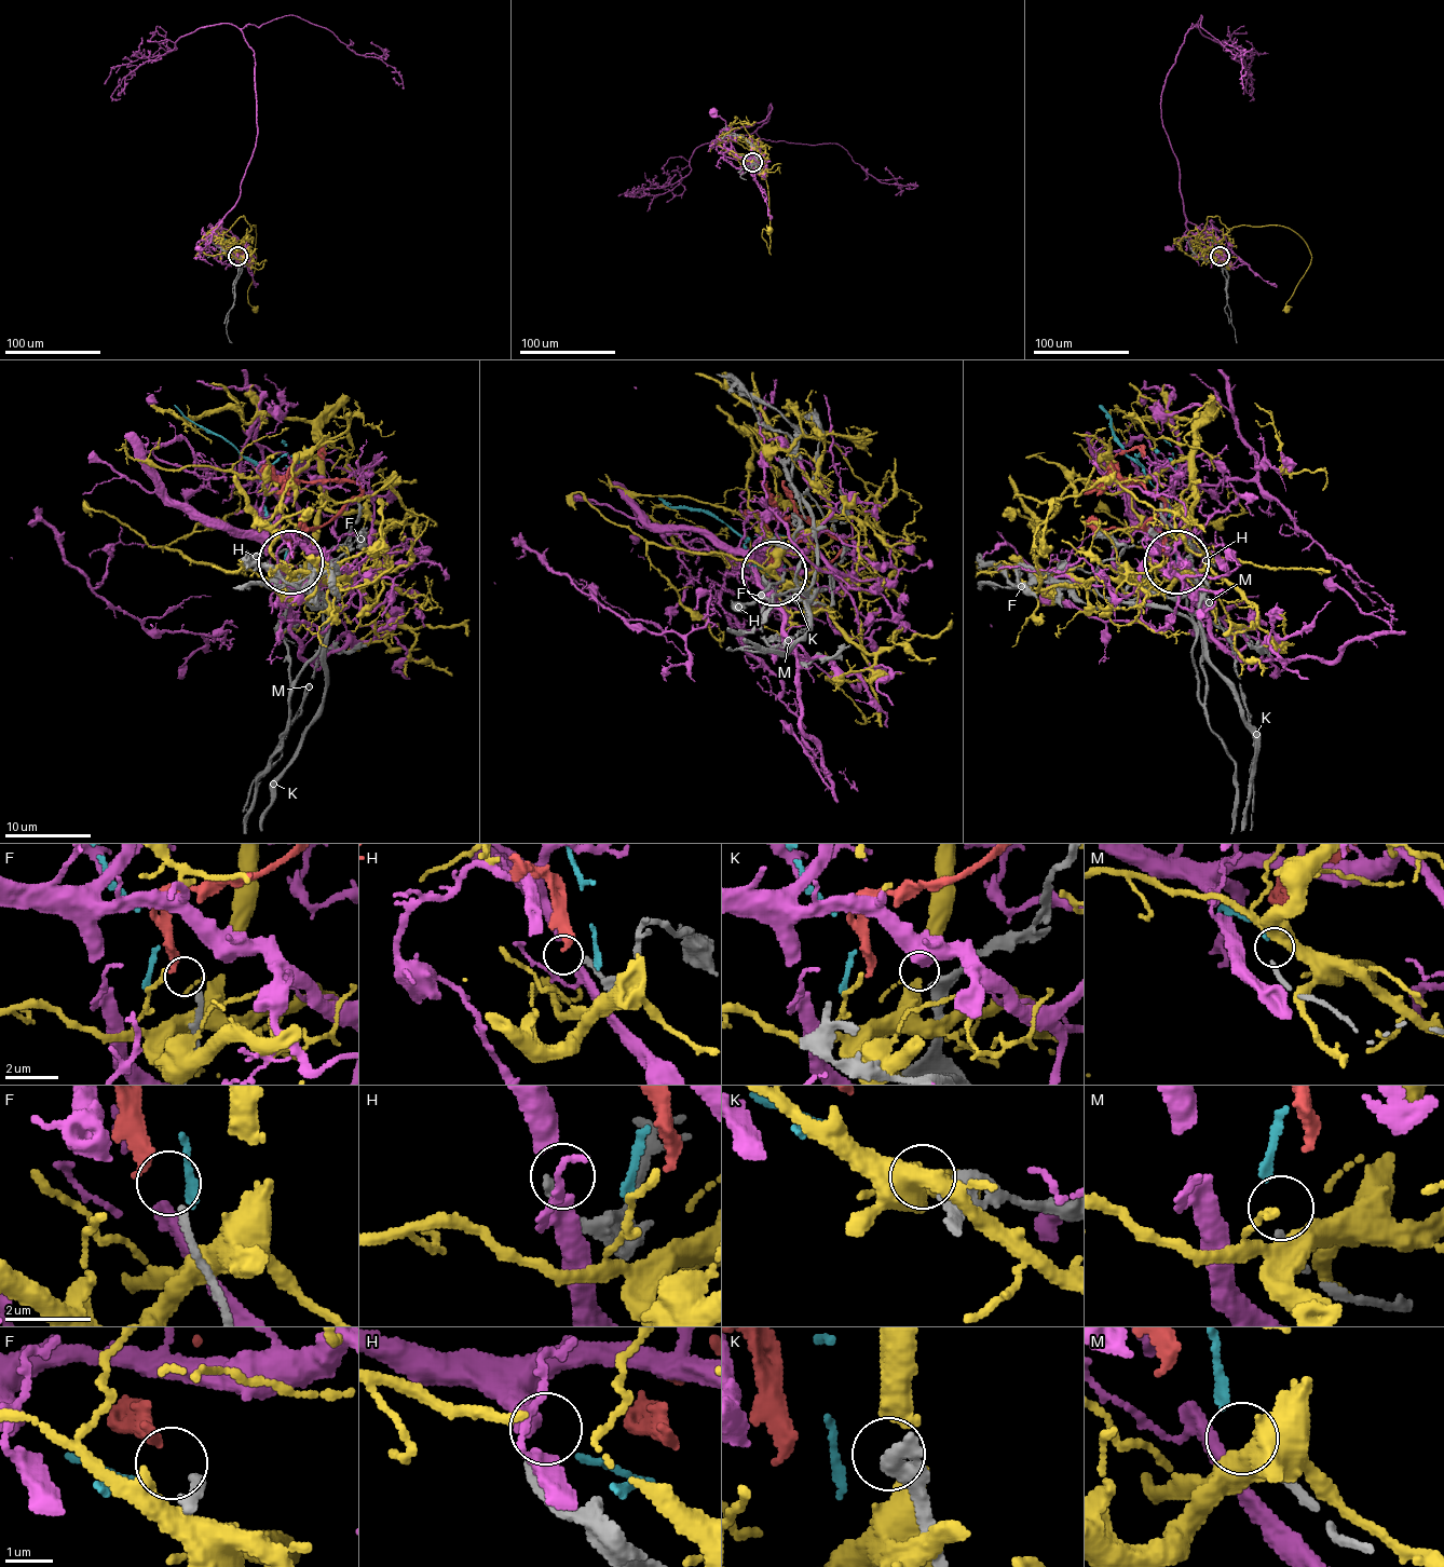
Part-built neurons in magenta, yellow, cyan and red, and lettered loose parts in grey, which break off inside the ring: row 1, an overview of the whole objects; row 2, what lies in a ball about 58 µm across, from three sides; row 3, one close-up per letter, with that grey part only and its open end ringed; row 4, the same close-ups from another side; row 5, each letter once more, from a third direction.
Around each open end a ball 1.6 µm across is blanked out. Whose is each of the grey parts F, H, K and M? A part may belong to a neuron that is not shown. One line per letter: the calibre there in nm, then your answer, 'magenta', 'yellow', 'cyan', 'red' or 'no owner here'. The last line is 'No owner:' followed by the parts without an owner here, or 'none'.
F: 170 nm | red
H: 190 nm | magenta
K: 400 nm | no owner here
M: 190 nm | cyan
No owner: K

